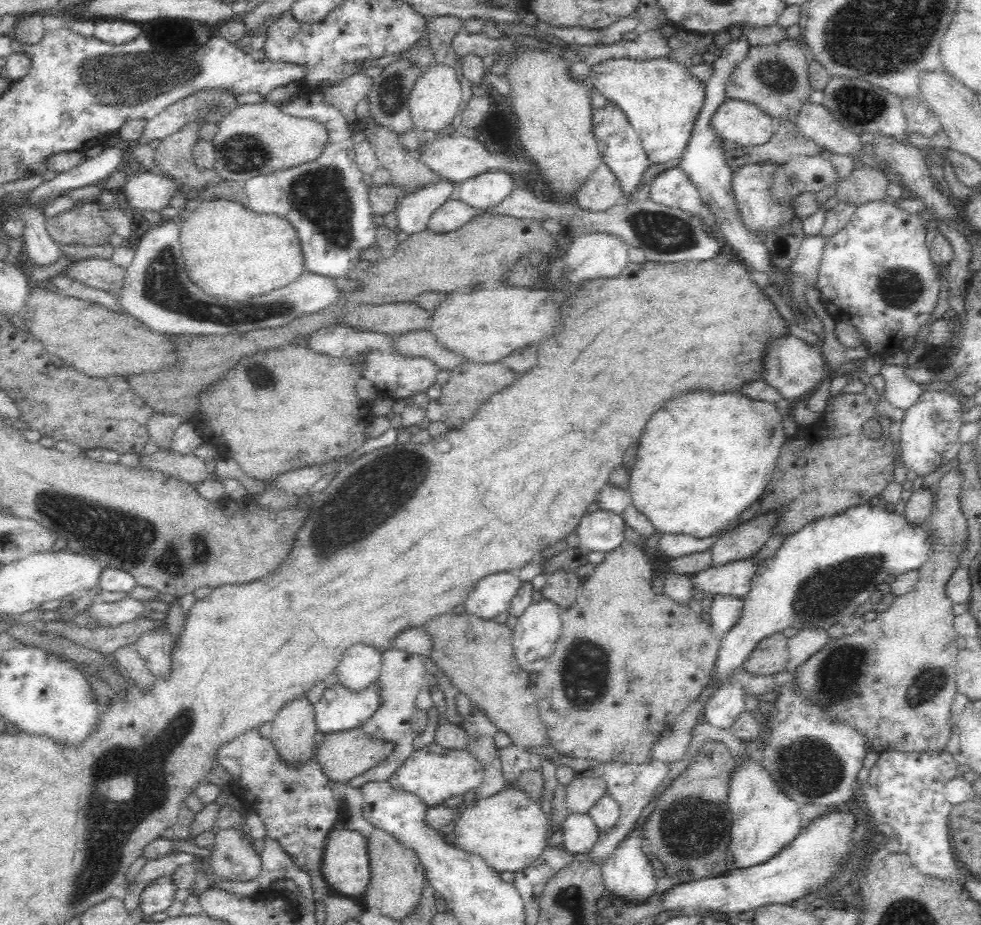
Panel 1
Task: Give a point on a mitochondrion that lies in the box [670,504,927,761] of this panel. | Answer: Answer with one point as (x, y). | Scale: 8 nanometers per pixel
(823, 595)

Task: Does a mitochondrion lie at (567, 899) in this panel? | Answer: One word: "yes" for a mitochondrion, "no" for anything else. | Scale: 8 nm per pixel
yes

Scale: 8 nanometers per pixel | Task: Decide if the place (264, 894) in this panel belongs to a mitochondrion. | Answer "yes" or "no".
no

